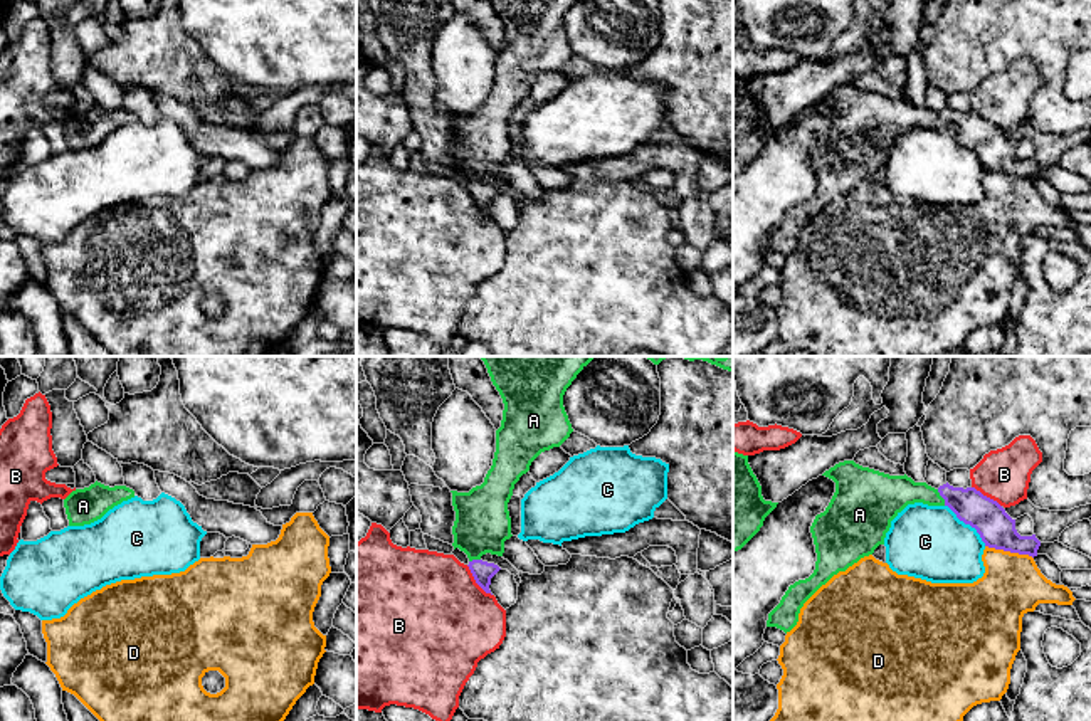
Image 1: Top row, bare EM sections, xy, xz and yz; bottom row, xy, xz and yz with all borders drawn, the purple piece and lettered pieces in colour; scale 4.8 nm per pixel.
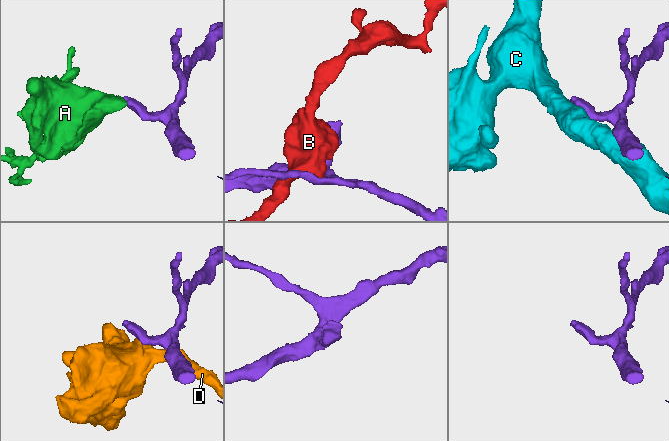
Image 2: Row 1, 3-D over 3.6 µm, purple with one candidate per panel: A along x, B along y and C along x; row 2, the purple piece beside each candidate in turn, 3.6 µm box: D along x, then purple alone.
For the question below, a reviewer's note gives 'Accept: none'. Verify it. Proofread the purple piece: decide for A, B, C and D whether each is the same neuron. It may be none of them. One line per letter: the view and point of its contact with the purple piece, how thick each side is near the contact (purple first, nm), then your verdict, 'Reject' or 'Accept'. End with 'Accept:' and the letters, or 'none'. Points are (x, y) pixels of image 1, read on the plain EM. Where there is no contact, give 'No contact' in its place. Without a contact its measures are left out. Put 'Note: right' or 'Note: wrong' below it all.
A: Touches purple at yz (942, 120). Thickness 170 nm (purple) against 190 nm. Accept
B: Touches purple at xz (476, 205). Thickness 100 nm (purple) against 500 nm. Reject
C: Touches purple at yz (969, 147). Thickness 180 nm (purple) against 360 nm. Reject
D: Touches purple at yz (1009, 173). Thickness 180 nm (purple) against 300 nm. Reject
Accept: A
Note: wrong

